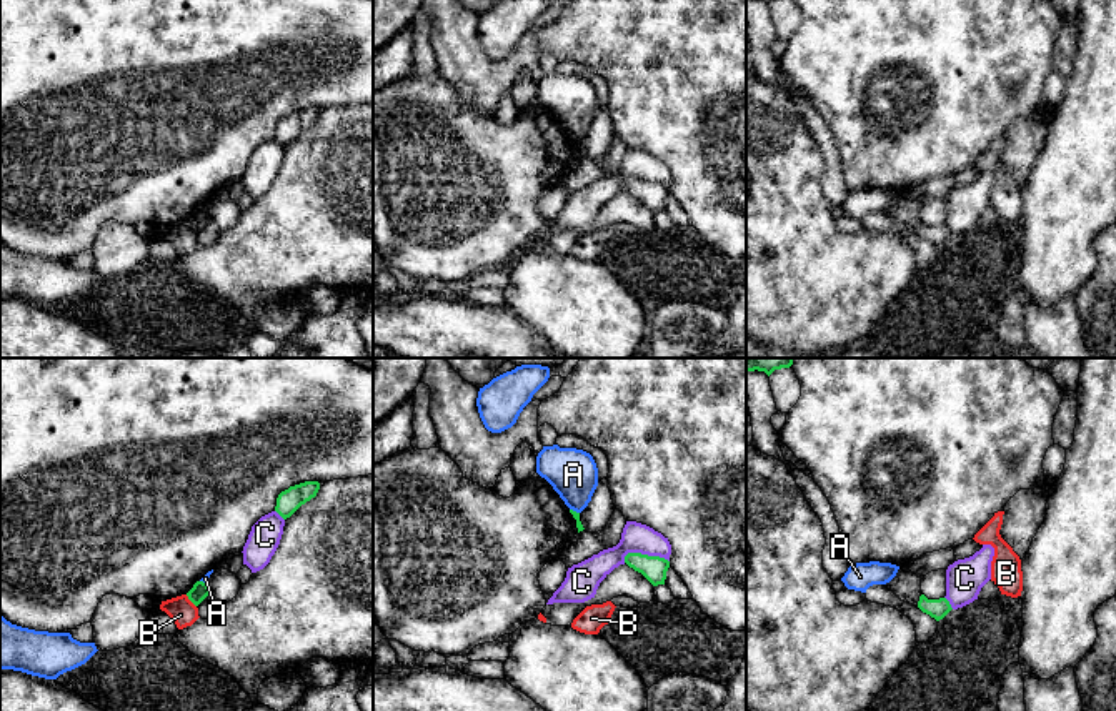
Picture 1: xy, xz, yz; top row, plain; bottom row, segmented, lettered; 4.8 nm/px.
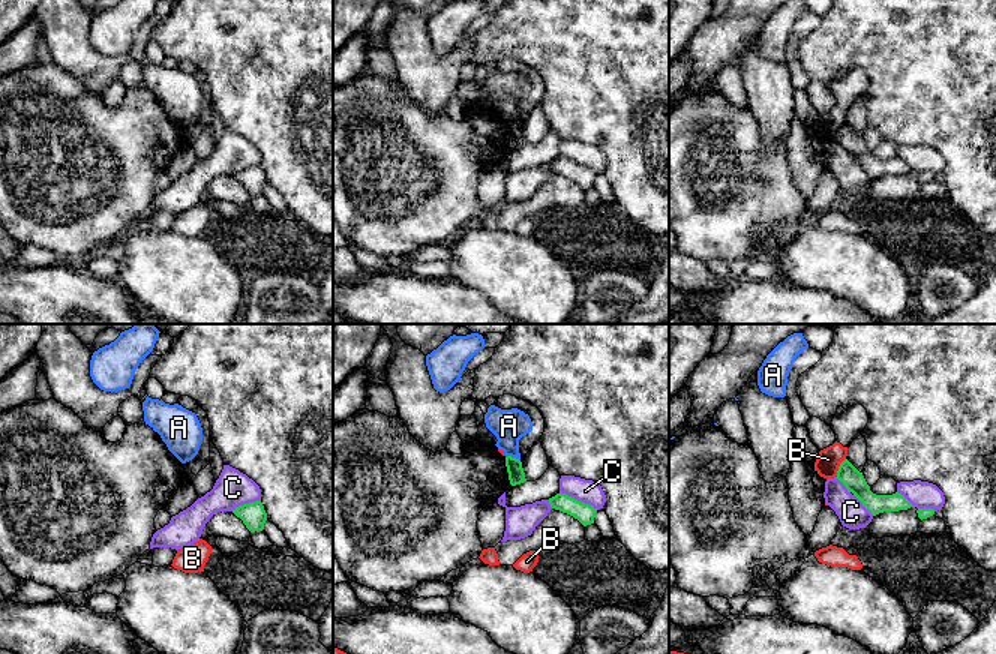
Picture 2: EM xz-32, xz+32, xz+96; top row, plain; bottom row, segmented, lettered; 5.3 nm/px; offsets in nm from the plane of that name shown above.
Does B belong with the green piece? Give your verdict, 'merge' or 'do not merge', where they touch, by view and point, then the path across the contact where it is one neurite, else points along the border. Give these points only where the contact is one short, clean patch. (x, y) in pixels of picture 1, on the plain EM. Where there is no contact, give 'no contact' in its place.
do not merge | xy (190, 227) | along xy (185, 222), (195, 233)

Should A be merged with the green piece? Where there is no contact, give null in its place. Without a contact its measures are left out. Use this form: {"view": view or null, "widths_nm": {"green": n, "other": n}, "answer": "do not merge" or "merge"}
{"view": "xz", "widths_nm": {"green": 30, "other": 240}, "answer": "do not merge"}

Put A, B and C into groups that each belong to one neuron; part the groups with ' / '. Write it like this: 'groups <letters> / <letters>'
groups A / B / C

